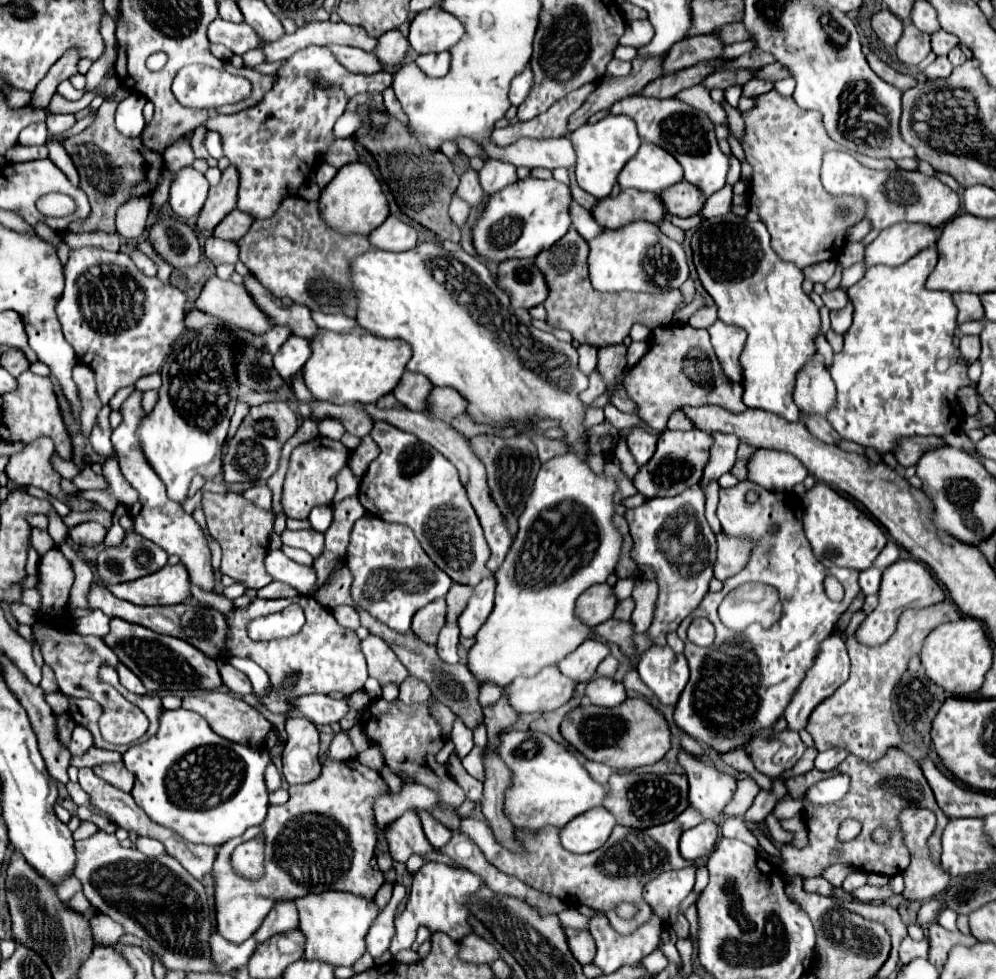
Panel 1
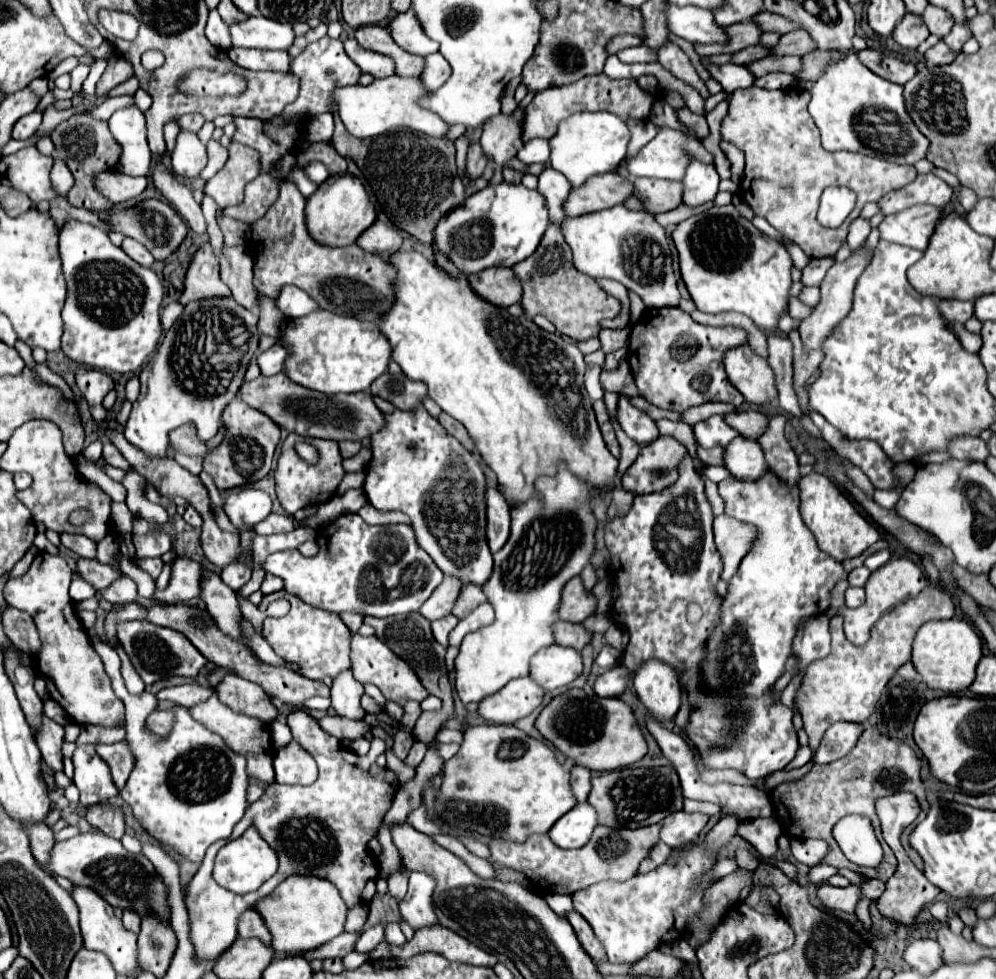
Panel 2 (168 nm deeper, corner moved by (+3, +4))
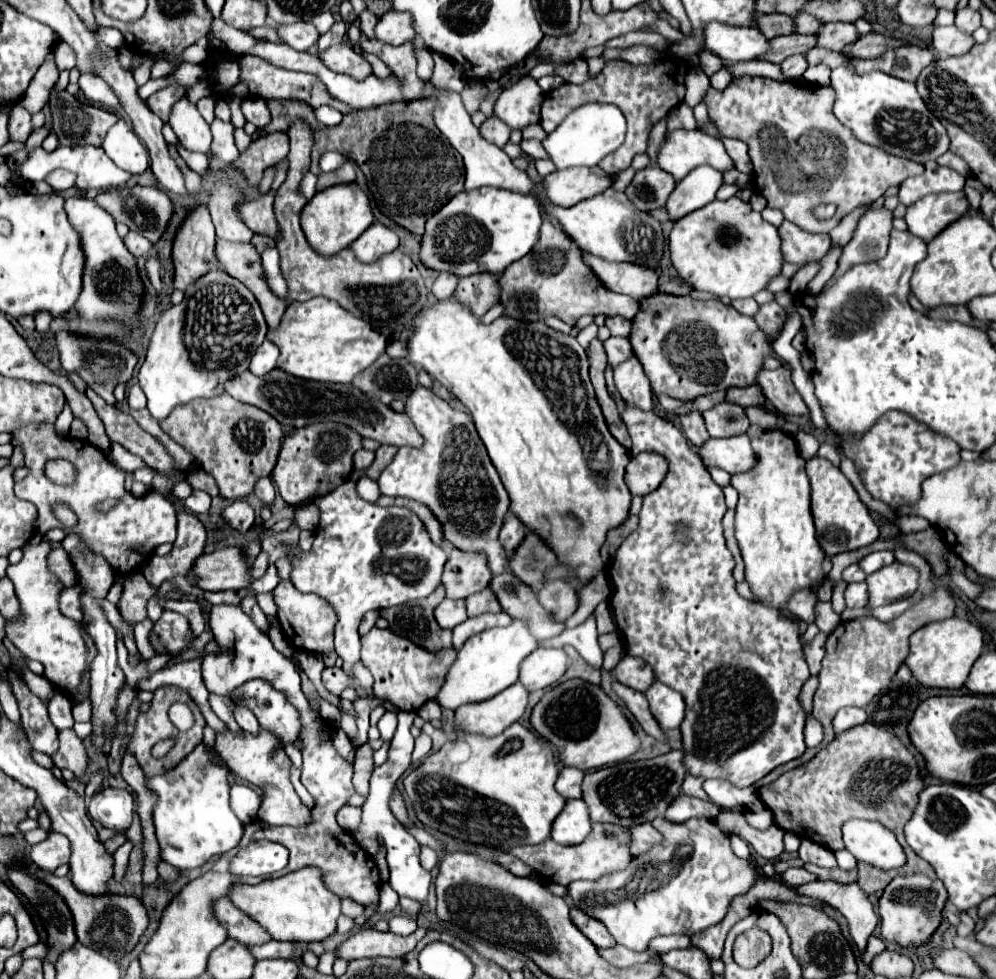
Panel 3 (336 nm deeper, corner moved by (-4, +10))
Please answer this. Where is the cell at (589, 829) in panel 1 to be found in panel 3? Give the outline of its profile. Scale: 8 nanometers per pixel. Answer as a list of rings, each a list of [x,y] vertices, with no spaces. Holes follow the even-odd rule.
[[[568,800],[564,812],[552,824],[552,838],[564,846],[580,844],[590,834],[592,822],[584,800]]]

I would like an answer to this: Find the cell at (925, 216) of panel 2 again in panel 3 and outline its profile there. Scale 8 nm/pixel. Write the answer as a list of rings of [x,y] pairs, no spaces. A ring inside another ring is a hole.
[[[964,192],[928,194],[906,208],[904,220],[908,224],[908,232],[930,242],[966,210],[968,202]]]

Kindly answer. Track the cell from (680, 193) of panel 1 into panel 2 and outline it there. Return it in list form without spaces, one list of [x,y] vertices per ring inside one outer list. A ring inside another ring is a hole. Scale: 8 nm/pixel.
[[[635,178],[633,196],[639,198],[649,214],[661,214],[681,206],[681,182],[657,180],[657,178]]]

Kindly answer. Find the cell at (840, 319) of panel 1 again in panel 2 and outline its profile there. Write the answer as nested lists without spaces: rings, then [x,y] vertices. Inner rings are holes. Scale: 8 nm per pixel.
[[[861,244],[857,250],[853,250],[849,254],[847,260],[837,262],[827,270],[827,276],[821,282],[821,298],[819,298],[819,302],[813,306],[813,312],[805,320],[801,320],[801,324],[797,328],[807,350],[817,350],[821,346],[821,342],[827,338],[829,330],[833,330],[833,326],[837,326],[837,322],[841,322],[841,318],[845,318],[845,314],[851,310],[855,282],[861,276],[861,272],[869,266],[871,258],[873,258],[873,250],[867,250],[867,244]]]

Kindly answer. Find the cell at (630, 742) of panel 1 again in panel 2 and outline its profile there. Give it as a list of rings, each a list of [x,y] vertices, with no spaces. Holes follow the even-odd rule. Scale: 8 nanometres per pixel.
[[[571,688],[559,696],[555,696],[537,716],[535,728],[539,734],[549,740],[557,750],[561,750],[569,760],[573,760],[577,766],[585,766],[591,772],[609,772],[625,768],[637,760],[641,760],[647,754],[647,744],[643,740],[643,734],[637,726],[637,720],[633,716],[633,710],[617,700],[617,698],[601,698],[593,692],[585,692],[581,688]]]

